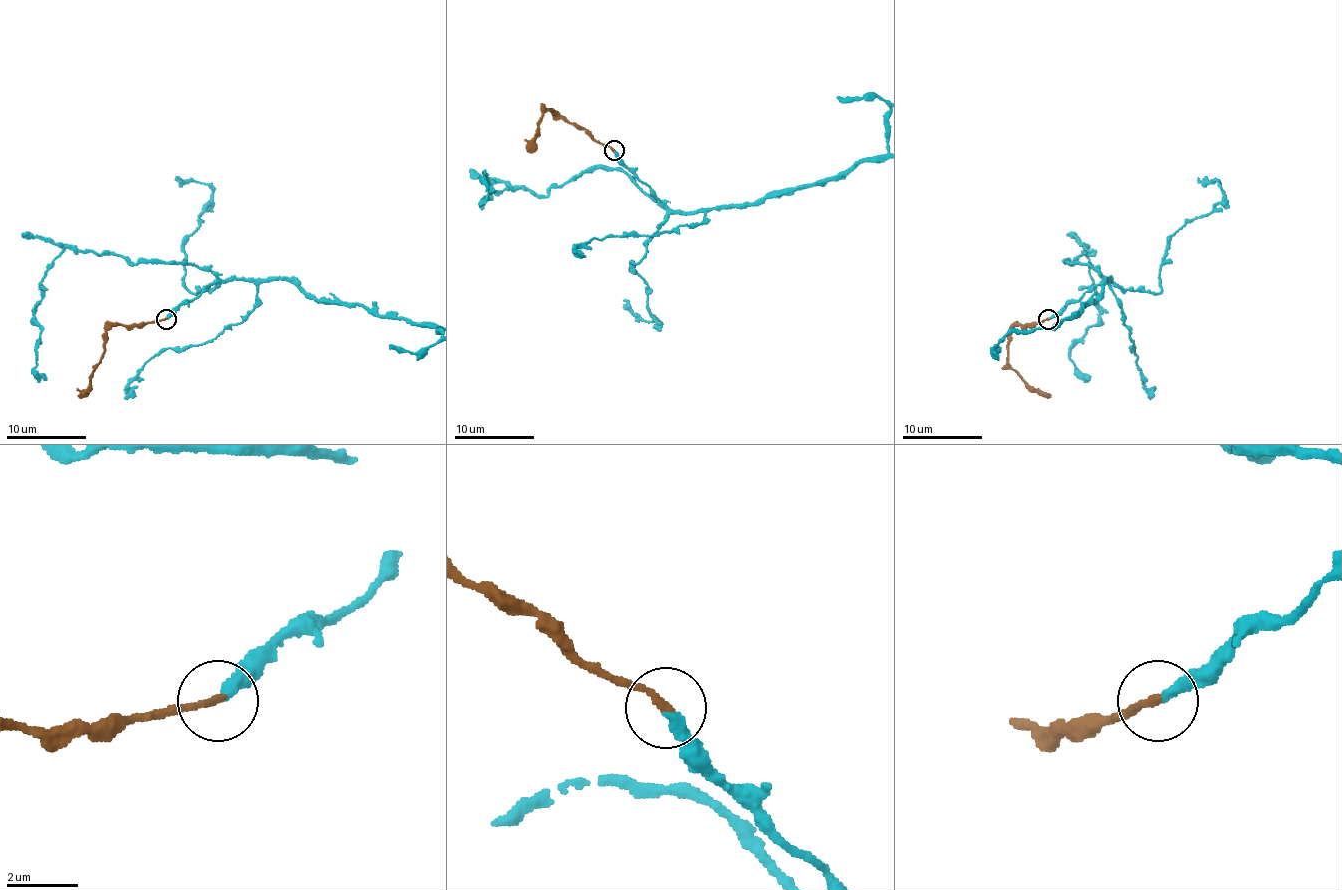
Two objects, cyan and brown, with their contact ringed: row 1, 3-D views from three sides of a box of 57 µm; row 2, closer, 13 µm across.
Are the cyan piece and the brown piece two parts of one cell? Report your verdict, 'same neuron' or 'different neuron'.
same neuron

